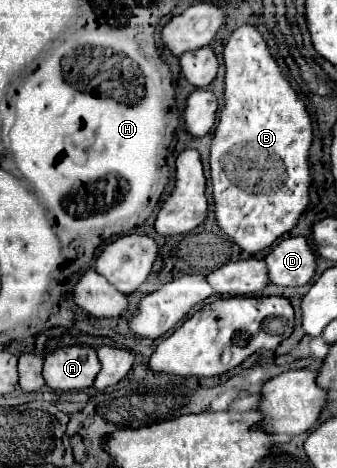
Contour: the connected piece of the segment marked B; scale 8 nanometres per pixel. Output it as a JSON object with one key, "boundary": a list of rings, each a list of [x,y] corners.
{"boundary":[[[238,27],[230,35],[224,45],[224,67],[224,107],[218,115],[210,147],[214,219],[230,241],[254,255],[256,251],[270,249],[282,233],[290,231],[310,203],[308,187],[312,179],[308,171],[308,149],[312,143],[312,121],[304,103],[280,73],[266,41],[254,27]]]}

